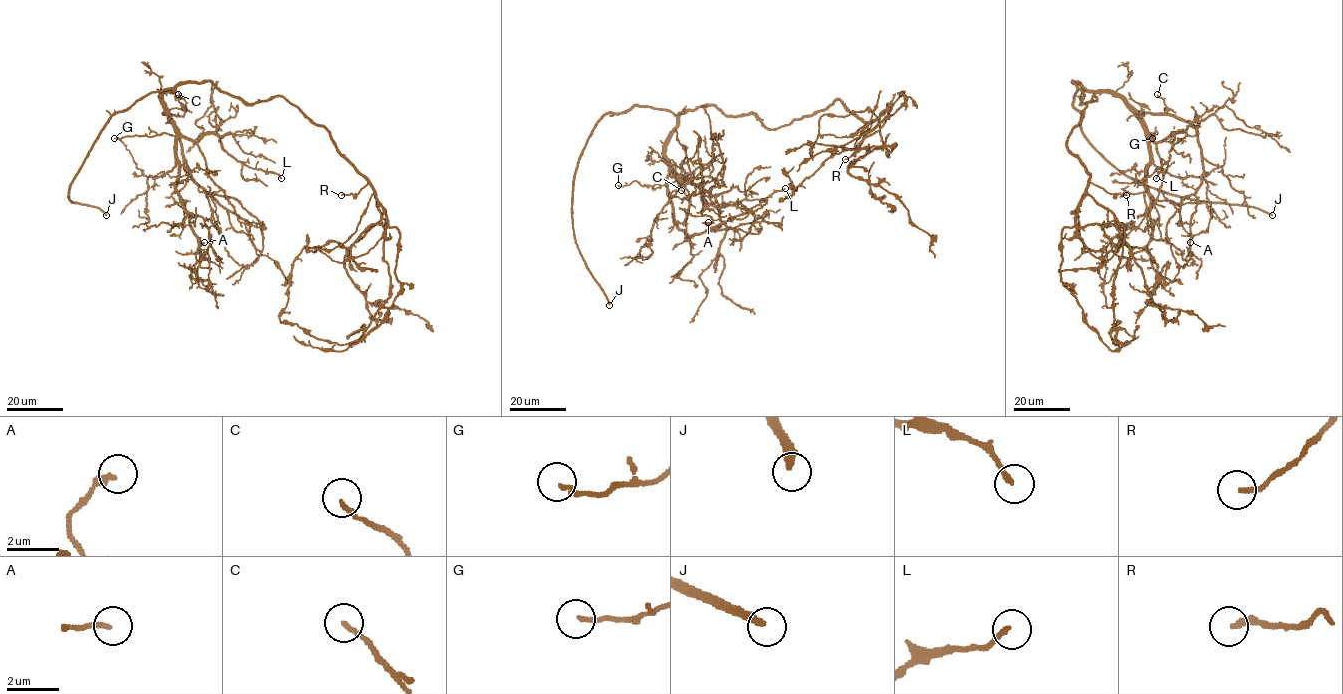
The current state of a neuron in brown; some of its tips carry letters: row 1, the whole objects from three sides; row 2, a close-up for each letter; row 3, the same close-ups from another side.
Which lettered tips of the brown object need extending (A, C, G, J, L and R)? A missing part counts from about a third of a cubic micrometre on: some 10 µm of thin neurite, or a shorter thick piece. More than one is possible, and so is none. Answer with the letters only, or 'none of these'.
J, R

